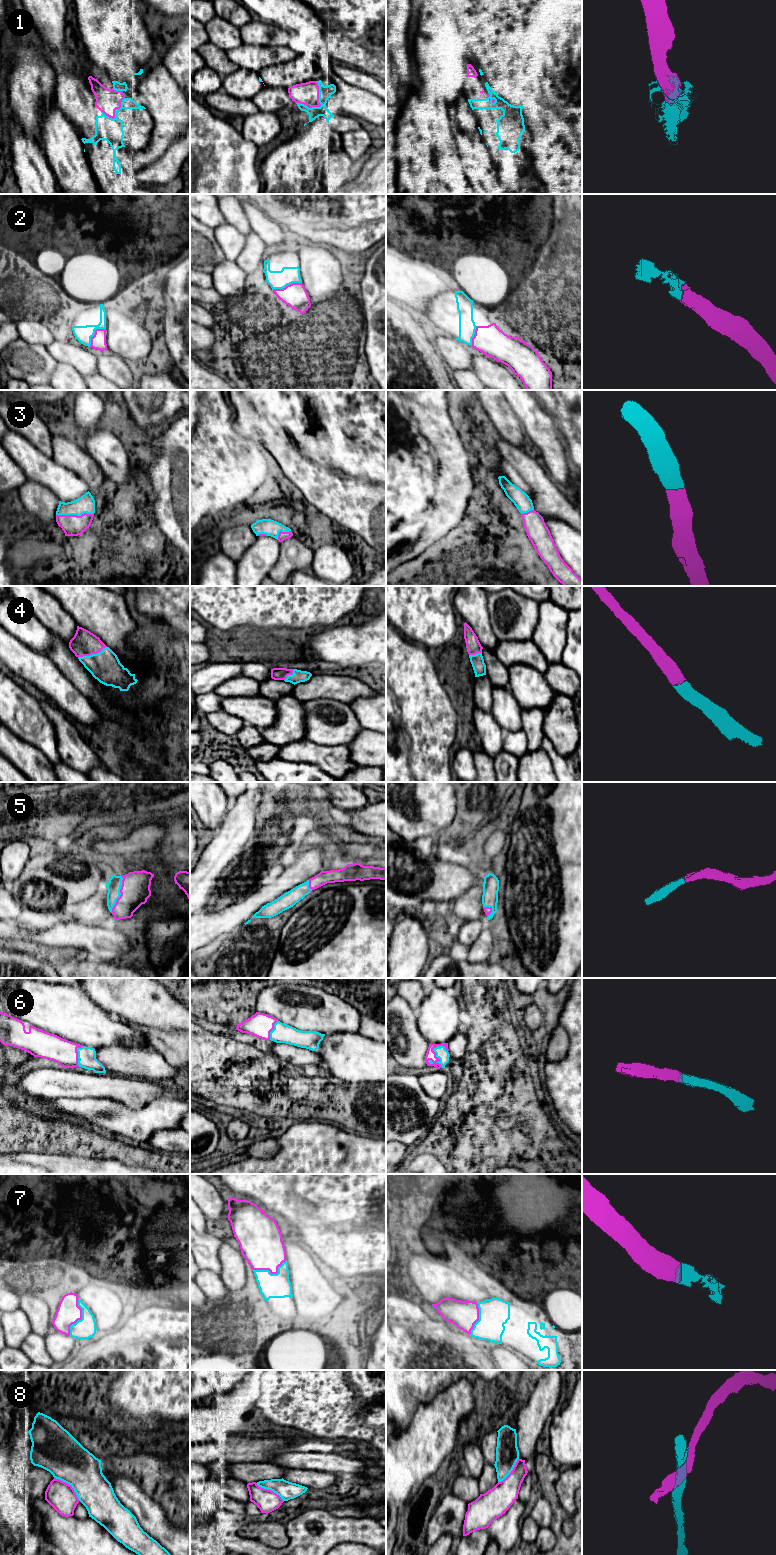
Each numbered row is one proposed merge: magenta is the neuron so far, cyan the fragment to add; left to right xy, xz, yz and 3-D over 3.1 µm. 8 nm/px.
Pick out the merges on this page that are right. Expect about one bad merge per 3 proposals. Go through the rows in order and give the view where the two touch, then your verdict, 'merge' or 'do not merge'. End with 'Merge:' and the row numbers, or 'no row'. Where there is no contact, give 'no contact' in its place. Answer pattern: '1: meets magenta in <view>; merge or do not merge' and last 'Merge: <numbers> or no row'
1: meets magenta in xz; merge
2: meets magenta in xz; merge
3: meets magenta in xy; merge
4: meets magenta in xy; merge
5: meets magenta in xy; merge
6: meets magenta in yz; merge
7: meets magenta in xy; merge
8: meets magenta in xy; do not merge
Merge: 1, 2, 3, 4, 5, 6, 7

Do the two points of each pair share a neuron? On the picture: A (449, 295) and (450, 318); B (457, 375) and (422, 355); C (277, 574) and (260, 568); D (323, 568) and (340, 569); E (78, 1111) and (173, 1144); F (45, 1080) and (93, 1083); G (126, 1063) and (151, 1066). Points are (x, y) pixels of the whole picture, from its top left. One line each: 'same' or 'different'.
A: same
B: different
C: different
D: same
E: different
F: same
G: same

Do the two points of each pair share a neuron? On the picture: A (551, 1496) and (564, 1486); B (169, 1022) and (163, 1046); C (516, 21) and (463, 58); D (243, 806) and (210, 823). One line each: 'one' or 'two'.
A: two
B: two
C: two
D: two

